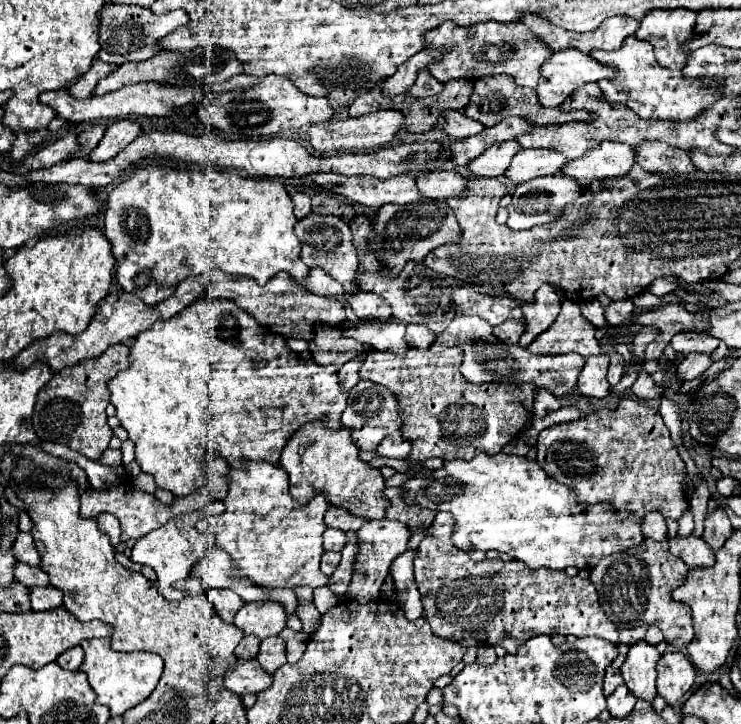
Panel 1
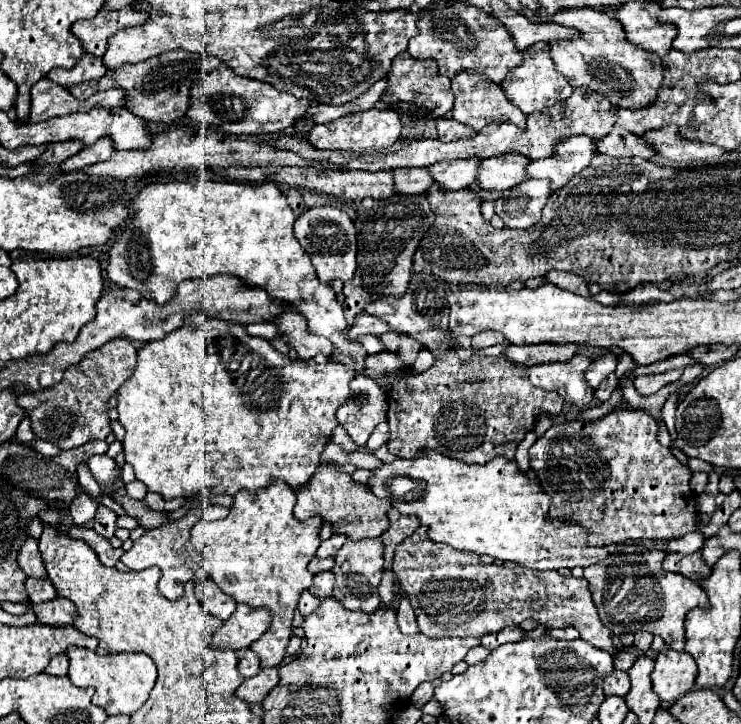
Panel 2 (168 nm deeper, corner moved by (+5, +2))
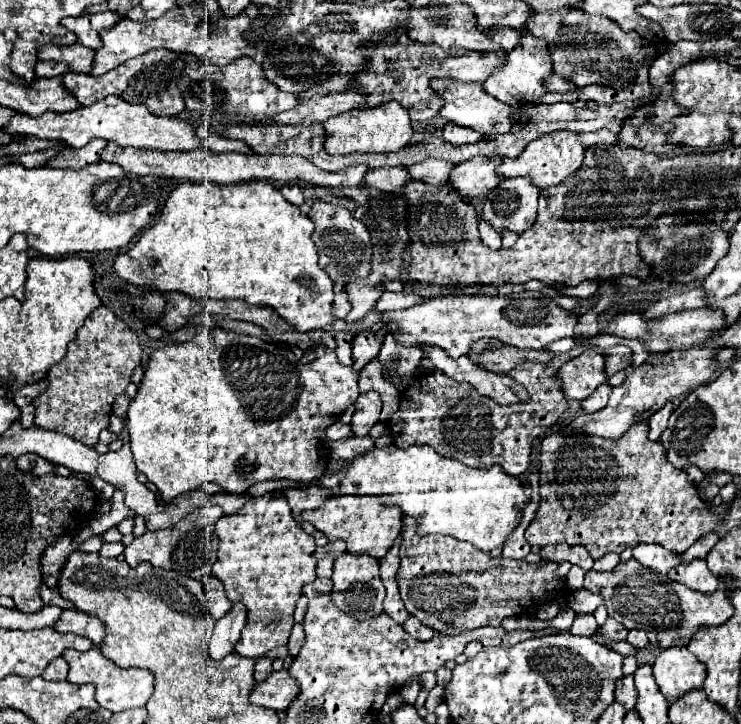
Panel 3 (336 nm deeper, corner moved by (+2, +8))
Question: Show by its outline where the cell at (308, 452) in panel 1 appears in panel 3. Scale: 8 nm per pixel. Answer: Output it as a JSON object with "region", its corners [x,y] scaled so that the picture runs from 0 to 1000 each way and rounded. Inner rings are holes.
{"region":[[[445,685],[432,702],[410,704],[408,718],[421,721],[445,749],[464,746],[470,762],[499,765],[505,771],[516,771],[543,732],[543,704],[537,699],[521,699],[513,685]]]}

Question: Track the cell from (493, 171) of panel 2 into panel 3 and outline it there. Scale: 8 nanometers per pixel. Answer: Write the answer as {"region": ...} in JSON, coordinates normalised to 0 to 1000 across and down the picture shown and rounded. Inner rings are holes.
{"region":[[[642,215],[637,221],[621,224],[607,243],[607,254],[621,265],[626,273],[653,273],[661,262],[667,262],[680,243],[669,235],[675,229],[675,215]]]}

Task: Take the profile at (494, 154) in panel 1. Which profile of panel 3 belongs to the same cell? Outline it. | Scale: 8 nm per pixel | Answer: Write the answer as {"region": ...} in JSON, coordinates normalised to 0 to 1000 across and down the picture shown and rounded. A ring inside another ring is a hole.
{"region":[[[578,218],[578,221],[570,221],[567,227],[551,229],[551,235],[553,235],[556,249],[570,249],[570,251],[578,251],[586,257],[596,257],[596,254],[607,251],[607,238],[613,235],[613,229],[615,227],[602,224],[602,221]]]}

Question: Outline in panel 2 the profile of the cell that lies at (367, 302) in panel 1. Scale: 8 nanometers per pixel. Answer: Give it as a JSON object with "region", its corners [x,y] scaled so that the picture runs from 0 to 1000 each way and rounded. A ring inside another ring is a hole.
{"region":[[[484,434],[479,450],[471,456],[471,470],[482,472],[482,464],[493,464],[493,461],[503,461],[503,464],[514,464],[517,459],[522,459],[525,450],[520,445],[514,445],[514,439],[503,439],[498,434]]]}

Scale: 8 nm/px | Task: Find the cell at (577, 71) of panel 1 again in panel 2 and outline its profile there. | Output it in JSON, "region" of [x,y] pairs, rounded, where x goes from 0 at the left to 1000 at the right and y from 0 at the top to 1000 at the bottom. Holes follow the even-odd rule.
{"region":[[[725,58],[725,61],[714,64],[714,69],[706,72],[706,88],[692,94],[682,105],[682,113],[676,113],[676,122],[682,124],[682,133],[692,141],[692,146],[698,146],[709,160],[717,157],[717,155],[725,155],[725,152],[727,155],[738,152],[749,141],[757,141],[757,138],[768,135],[771,127],[773,127],[765,108],[752,102],[749,88],[741,77],[741,64],[735,58]]]}

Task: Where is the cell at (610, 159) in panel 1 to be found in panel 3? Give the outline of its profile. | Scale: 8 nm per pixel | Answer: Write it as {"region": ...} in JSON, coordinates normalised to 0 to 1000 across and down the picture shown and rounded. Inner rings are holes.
{"region":[[[750,180],[745,185],[734,185],[723,193],[718,193],[718,199],[713,199],[713,204],[699,215],[699,218],[680,218],[672,238],[677,243],[713,243],[718,246],[718,251],[723,251],[723,257],[729,262],[740,260],[740,257],[750,257],[756,254],[764,243],[769,243],[772,238],[777,238],[788,224],[788,202],[783,196],[780,182],[769,182],[769,180]]]}

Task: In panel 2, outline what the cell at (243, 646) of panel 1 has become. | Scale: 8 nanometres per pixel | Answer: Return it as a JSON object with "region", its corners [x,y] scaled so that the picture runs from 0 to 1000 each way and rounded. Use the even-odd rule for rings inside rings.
{"region":[[[328,895],[328,898],[320,898],[320,906],[323,906],[323,928],[331,934],[331,936],[341,936],[352,928],[352,920],[350,920],[350,909],[341,898],[336,895]]]}

